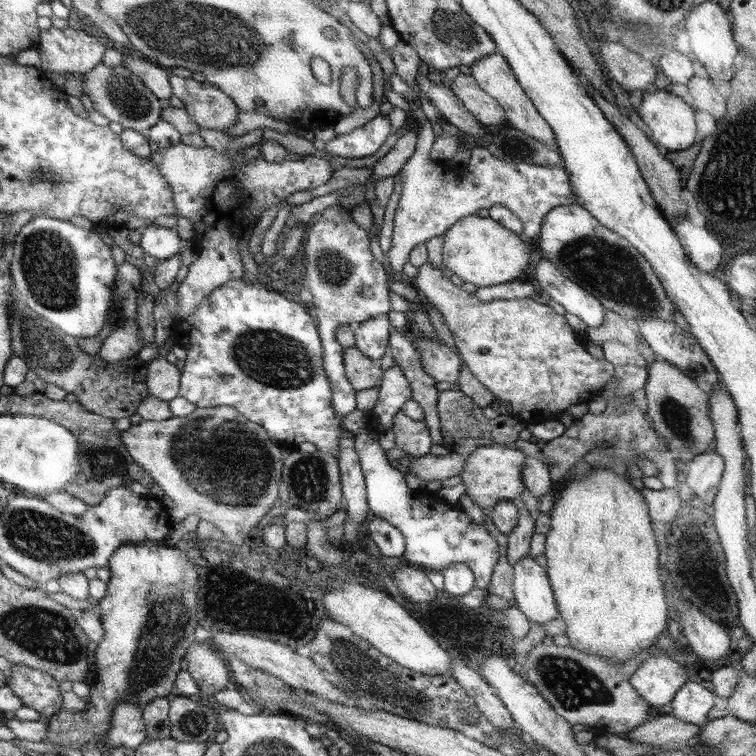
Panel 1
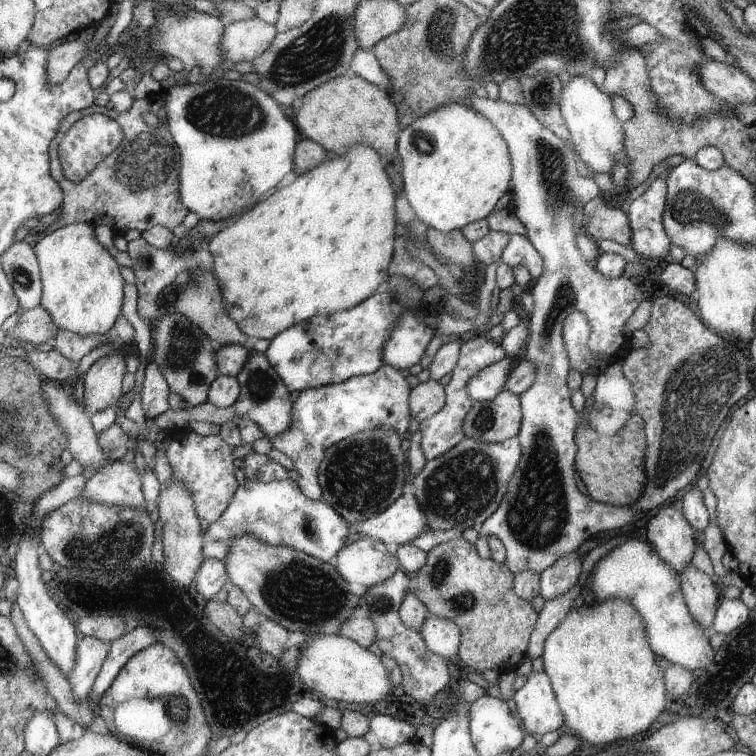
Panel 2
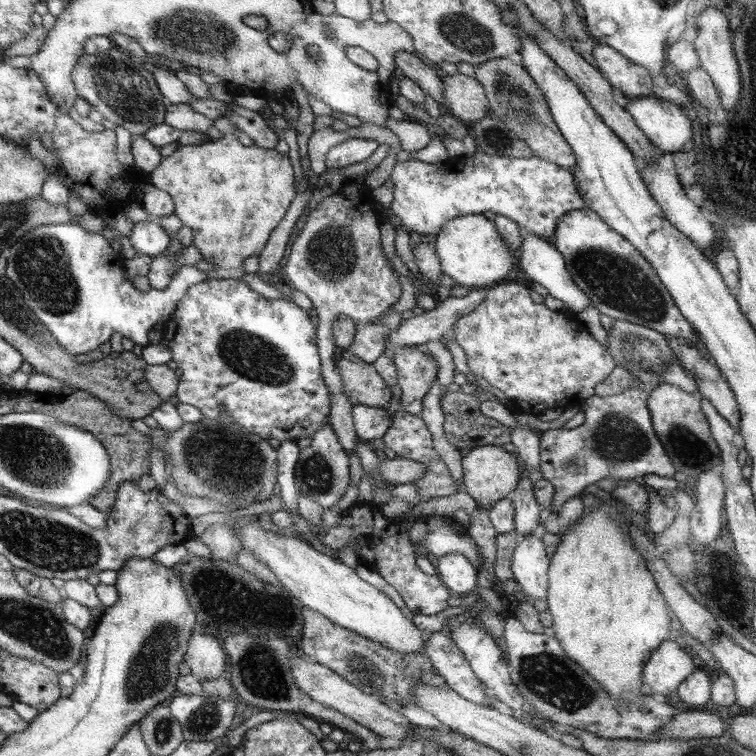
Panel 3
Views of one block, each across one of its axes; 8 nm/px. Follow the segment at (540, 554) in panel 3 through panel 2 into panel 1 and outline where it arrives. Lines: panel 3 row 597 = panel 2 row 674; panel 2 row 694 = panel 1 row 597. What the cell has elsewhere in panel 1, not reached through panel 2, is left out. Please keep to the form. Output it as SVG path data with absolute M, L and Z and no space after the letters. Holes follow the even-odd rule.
M527 556L513 566L513 600L517 610L533 624L547 624L559 618L555 594L551 590L547 572Z

